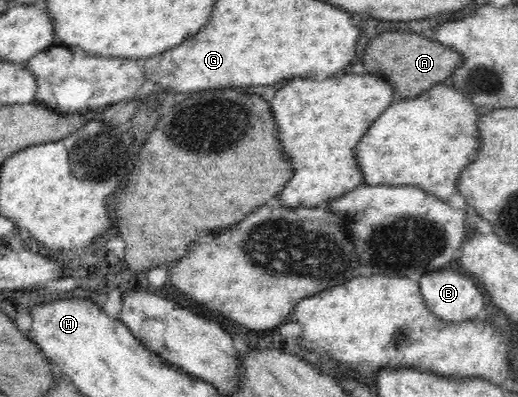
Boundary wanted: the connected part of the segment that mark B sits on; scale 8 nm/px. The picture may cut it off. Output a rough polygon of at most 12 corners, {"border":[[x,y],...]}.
{"border":[[456,268],[422,275],[429,311],[463,322],[484,313],[481,286]]}

